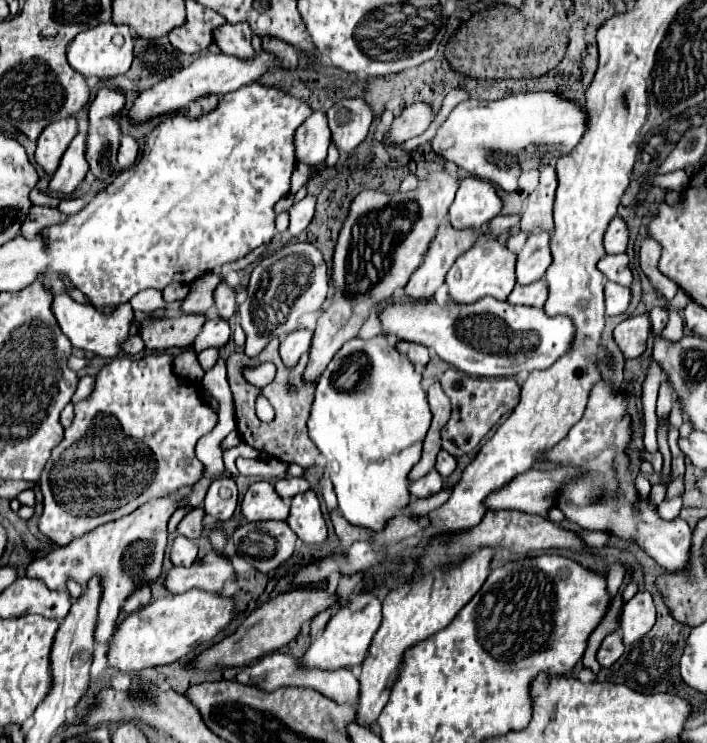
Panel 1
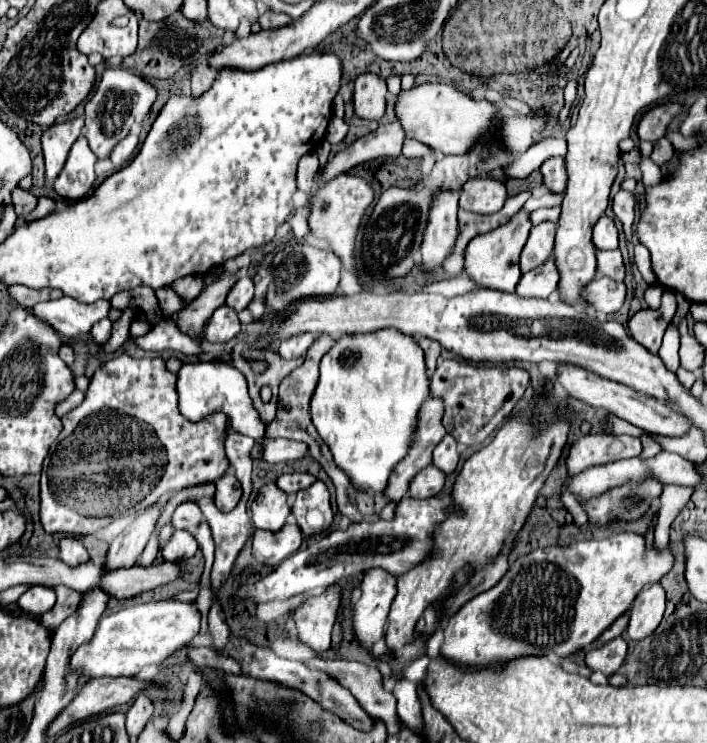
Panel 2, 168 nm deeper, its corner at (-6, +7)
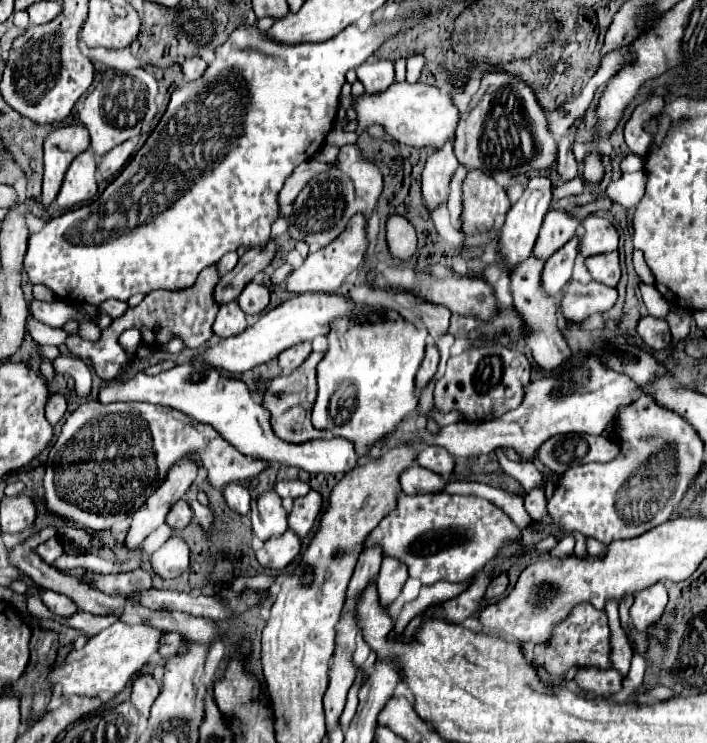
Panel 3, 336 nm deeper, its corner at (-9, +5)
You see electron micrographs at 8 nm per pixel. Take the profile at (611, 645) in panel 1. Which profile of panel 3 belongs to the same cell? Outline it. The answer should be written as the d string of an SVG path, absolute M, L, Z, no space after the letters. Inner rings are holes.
M590 667L590 669L584 669L584 671L578 671L574 681L578 683L578 687L584 691L584 693L592 693L592 695L614 695L622 689L622 677L616 669L598 669L596 667Z

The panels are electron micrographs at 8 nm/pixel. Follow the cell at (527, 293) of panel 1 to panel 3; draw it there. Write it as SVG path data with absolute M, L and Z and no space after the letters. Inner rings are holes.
M572 237L562 249L558 249L554 255L546 259L542 271L542 289L548 295L558 295L562 287L570 281L576 253L578 253L578 237Z

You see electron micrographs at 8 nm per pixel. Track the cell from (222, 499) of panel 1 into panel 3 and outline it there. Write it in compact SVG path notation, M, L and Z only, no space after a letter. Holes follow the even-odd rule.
M230 483L224 489L224 499L232 511L238 515L248 515L250 513L250 491L240 485L240 483Z

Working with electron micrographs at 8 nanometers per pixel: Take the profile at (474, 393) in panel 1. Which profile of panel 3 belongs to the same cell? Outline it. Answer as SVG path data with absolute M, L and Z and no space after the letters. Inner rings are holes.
M500 343L478 345L458 357L450 357L446 373L434 383L434 403L440 411L458 409L470 423L492 421L520 405L524 387L530 383L530 361L524 353Z

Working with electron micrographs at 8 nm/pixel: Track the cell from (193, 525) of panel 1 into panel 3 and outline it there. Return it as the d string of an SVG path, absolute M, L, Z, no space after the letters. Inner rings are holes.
M180 499L178 503L174 503L174 507L170 509L170 515L166 515L166 523L172 527L172 529L184 529L188 523L190 523L190 519L192 519L192 509L190 509L190 505L184 501L184 499Z

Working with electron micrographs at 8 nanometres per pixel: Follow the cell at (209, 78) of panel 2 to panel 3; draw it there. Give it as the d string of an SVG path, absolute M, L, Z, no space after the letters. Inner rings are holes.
M186 57L182 63L182 71L188 79L198 79L206 71L208 63L202 57Z

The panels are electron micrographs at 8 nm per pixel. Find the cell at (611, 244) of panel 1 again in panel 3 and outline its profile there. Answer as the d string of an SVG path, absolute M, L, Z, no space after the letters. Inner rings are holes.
M588 215L582 221L582 227L584 227L584 239L580 245L580 253L584 257L600 255L600 253L608 253L608 251L618 249L618 233L608 219Z

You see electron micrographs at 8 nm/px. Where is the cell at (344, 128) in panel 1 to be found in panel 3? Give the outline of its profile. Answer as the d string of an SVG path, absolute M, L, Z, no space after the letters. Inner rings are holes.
M368 59L356 69L356 73L368 93L380 93L394 83L394 61L392 59Z

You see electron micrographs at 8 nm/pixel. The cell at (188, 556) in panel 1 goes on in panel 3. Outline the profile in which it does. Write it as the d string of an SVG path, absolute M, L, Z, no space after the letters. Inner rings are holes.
M172 537L156 553L152 553L150 565L158 577L174 579L188 571L188 559L190 559L188 545L180 537Z

